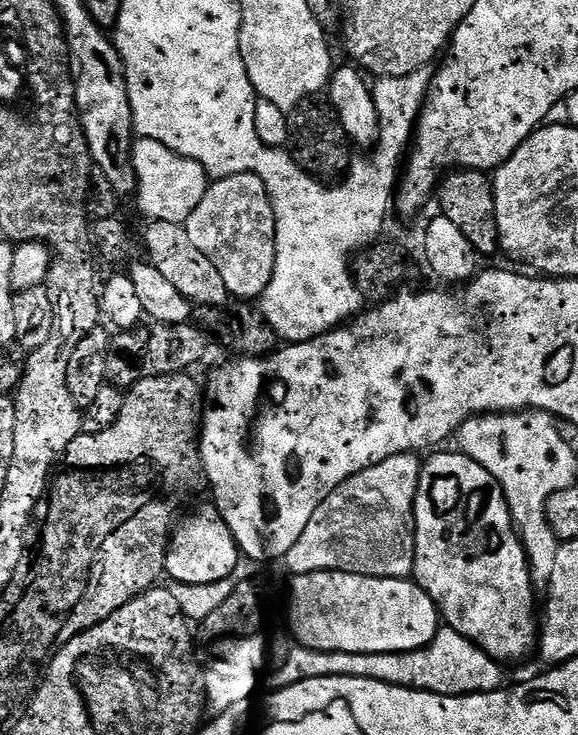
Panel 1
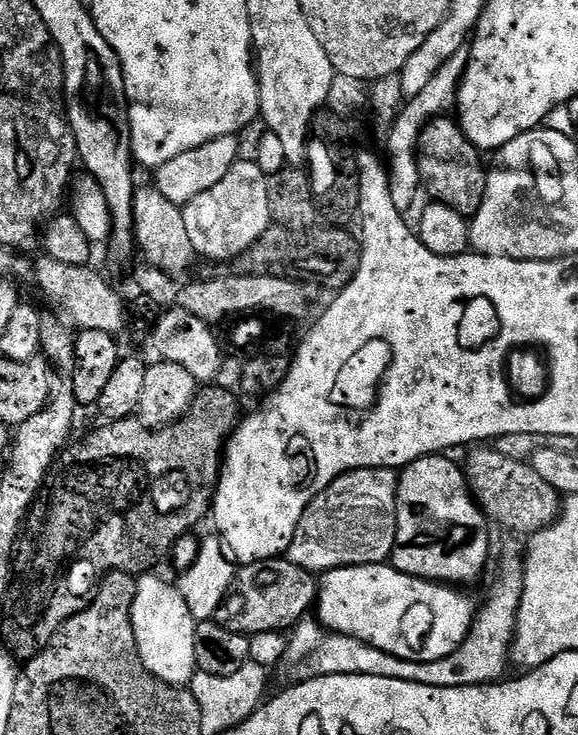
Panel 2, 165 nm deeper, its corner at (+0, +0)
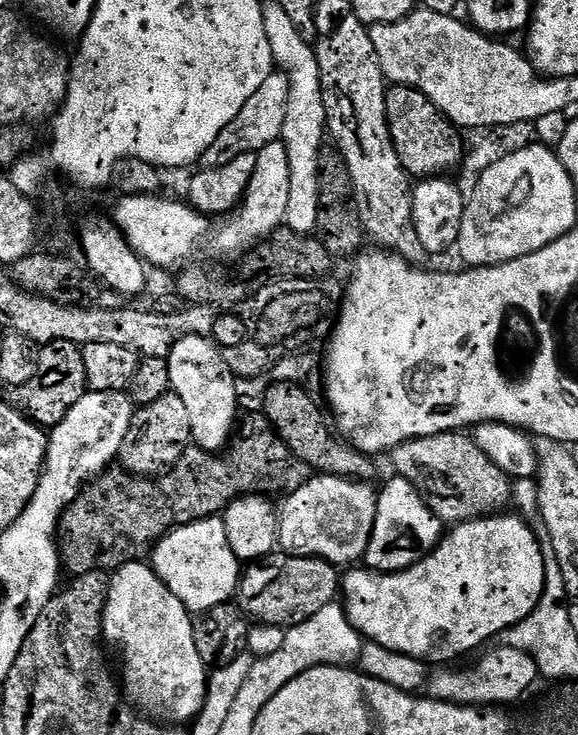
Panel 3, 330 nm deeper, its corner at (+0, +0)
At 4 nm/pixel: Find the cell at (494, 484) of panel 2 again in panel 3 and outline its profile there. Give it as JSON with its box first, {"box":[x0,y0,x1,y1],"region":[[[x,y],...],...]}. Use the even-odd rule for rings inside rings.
{"box":[390,431,513,526],"region":[[[463,431],[443,432],[417,440],[407,440],[406,443],[392,449],[390,459],[396,467],[395,475],[406,478],[406,482],[416,487],[416,493],[445,525],[455,526],[465,524],[468,520],[481,520],[484,516],[494,516],[503,513],[507,509],[504,507],[513,503],[513,481],[482,450],[478,450],[475,439]]]}

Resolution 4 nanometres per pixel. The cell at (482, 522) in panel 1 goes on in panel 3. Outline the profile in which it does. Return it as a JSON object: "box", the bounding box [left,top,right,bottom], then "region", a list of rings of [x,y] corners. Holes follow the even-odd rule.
{"box":[362,475,446,572],"region":[[[393,475],[379,489],[376,497],[374,530],[362,560],[373,572],[401,572],[414,566],[425,554],[433,552],[446,532],[444,521],[432,513],[430,506],[416,493],[416,487],[406,478]]]}

